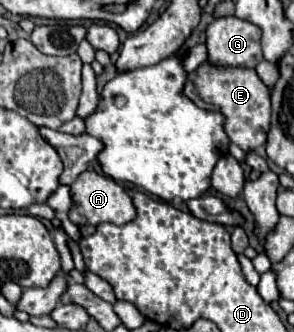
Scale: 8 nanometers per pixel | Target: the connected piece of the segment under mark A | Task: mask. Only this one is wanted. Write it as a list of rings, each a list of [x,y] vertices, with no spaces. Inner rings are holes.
[[[87,170],[83,174],[79,174],[79,178],[71,184],[71,198],[73,198],[73,206],[69,210],[69,220],[77,226],[97,226],[101,222],[113,222],[117,226],[127,224],[135,218],[135,206],[131,196],[125,192],[123,186],[119,186],[117,182],[113,182],[107,176],[97,174],[95,170]]]

